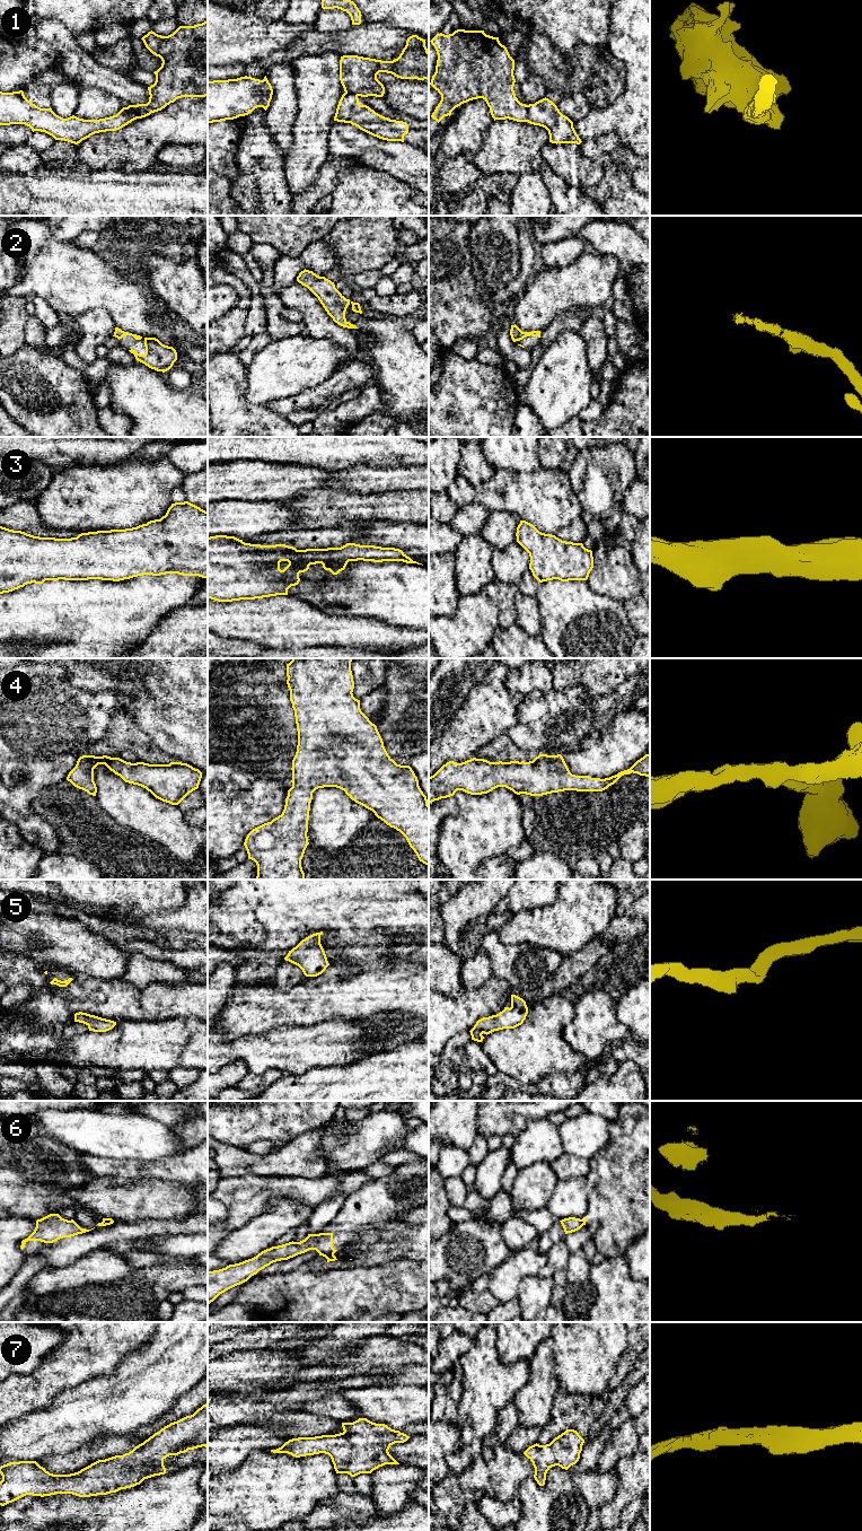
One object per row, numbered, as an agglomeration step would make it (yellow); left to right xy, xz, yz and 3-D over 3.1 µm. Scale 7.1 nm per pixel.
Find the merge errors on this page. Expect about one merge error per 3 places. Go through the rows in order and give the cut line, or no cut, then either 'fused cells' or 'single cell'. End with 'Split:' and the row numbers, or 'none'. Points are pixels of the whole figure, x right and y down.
1: cut yz (528, 105), (528, 117), (526, 121); fused cells
2: cut none; single cell
3: cut xz (301, 556), (307, 553), (314, 558); fused cells
4: cut none; single cell
5: cut none; single cell
6: cut xz (319, 1253), (333, 1254); fused cells
7: cut none; single cell
Split: 1, 3, 6

